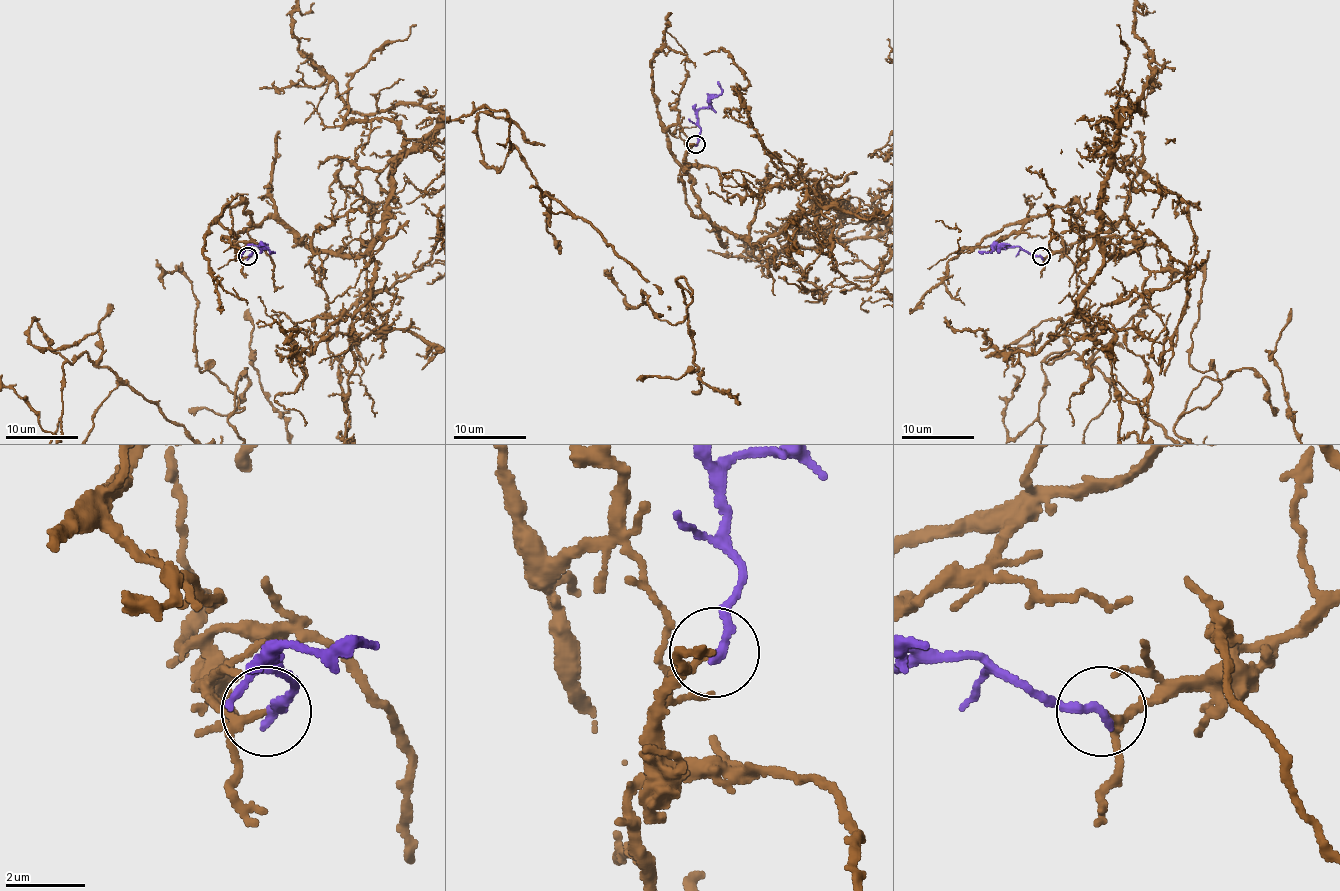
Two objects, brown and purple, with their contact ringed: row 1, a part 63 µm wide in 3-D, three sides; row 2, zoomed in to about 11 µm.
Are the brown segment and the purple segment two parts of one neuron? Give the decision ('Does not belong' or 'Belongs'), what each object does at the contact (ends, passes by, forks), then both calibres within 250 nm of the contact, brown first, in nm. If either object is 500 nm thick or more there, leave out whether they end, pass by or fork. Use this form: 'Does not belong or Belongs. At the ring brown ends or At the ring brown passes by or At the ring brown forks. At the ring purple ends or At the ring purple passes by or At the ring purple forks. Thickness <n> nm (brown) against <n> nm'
Belongs. At the ring brown passes by. At the ring purple ends. Thickness 130 nm (brown) against 240 nm

